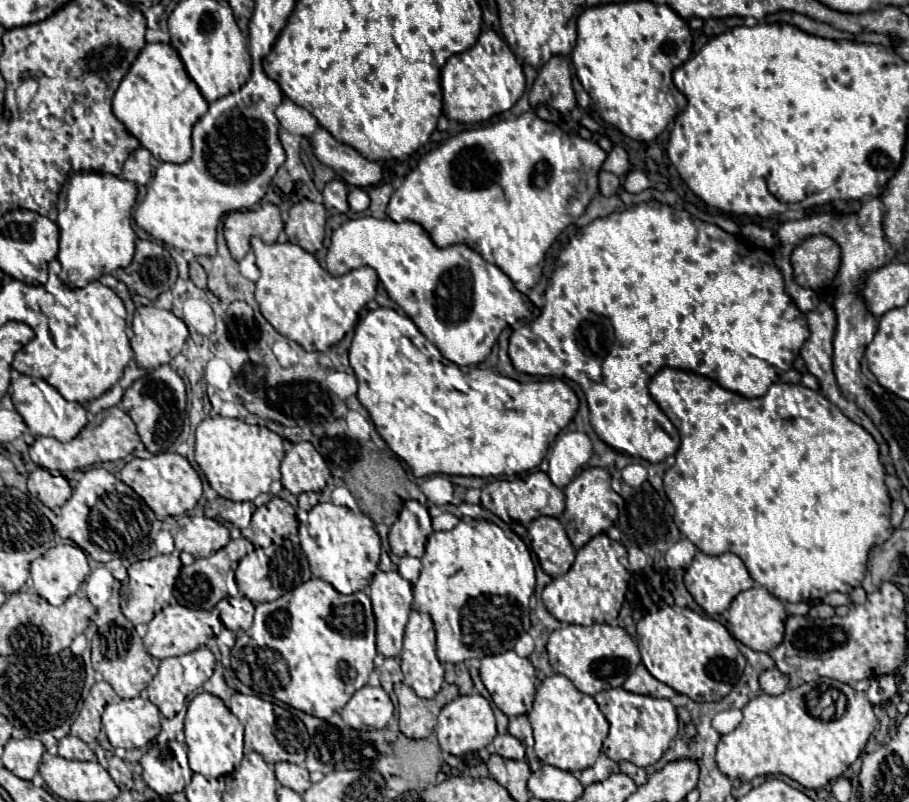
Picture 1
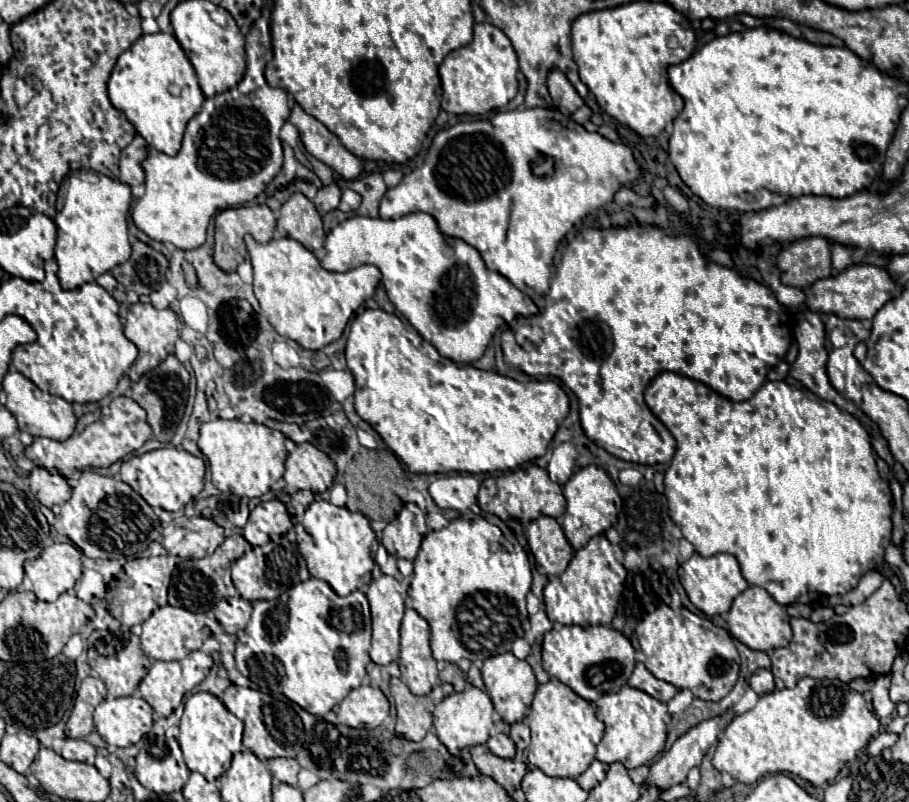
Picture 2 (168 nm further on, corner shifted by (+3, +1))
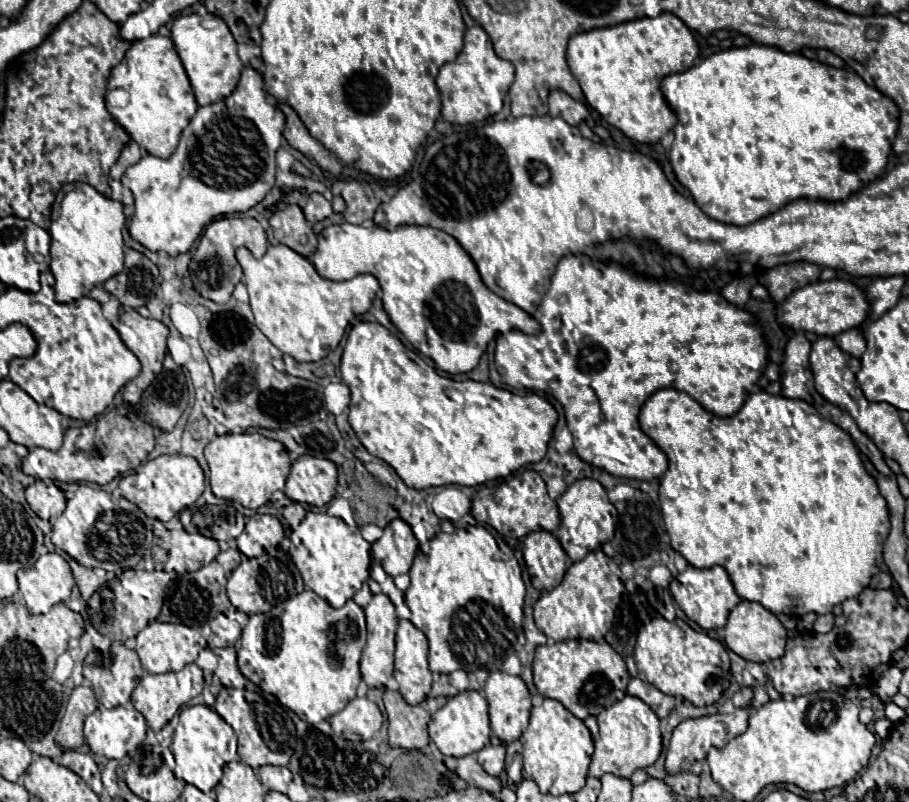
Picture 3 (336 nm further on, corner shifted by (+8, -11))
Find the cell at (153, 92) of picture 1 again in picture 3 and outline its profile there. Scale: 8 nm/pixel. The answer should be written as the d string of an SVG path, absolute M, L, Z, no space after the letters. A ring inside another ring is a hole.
M160 34L132 42L122 64L118 64L108 78L105 101L112 118L132 140L158 158L170 158L182 130L198 108L172 40Z

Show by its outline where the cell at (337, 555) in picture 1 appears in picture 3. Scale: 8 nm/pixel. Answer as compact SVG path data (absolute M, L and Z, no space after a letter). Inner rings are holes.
M308 512L300 522L300 528L292 531L289 538L292 541L289 555L300 570L305 589L316 592L330 606L342 608L368 580L372 562L370 544L362 538L358 528L350 528L342 518L334 518L324 512Z

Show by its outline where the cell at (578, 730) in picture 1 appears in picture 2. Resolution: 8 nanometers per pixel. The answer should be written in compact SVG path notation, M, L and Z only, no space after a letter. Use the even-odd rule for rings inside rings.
M555 678L537 688L525 724L531 728L531 744L527 750L529 764L541 768L547 776L559 778L577 778L589 768L605 730L595 716L593 704L577 696L571 688L567 688L567 684Z

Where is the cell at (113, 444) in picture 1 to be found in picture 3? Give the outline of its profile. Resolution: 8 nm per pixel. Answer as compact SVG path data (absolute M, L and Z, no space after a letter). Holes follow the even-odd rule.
M120 404L114 410L103 414L97 420L85 424L84 428L68 428L64 432L64 444L60 450L32 448L22 460L22 470L28 476L40 480L58 482L94 482L108 484L116 476L130 472L142 464L142 460L154 450L154 428L138 416L132 406Z

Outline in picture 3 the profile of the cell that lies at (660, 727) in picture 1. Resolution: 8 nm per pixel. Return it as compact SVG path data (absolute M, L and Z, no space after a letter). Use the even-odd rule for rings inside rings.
M626 694L624 700L612 704L610 708L602 710L596 716L599 736L594 741L594 753L590 764L590 776L602 778L604 774L616 774L622 778L630 778L636 770L648 768L654 764L662 750L662 734L660 734L660 720L652 712L648 704L640 698Z

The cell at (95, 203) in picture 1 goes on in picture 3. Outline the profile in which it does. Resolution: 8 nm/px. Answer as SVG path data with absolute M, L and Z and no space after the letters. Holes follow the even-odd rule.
M78 184L64 196L60 216L50 226L49 266L56 278L56 302L72 302L88 296L96 284L104 284L108 278L122 272L122 230L126 226L123 208L120 202L102 196L88 184Z

